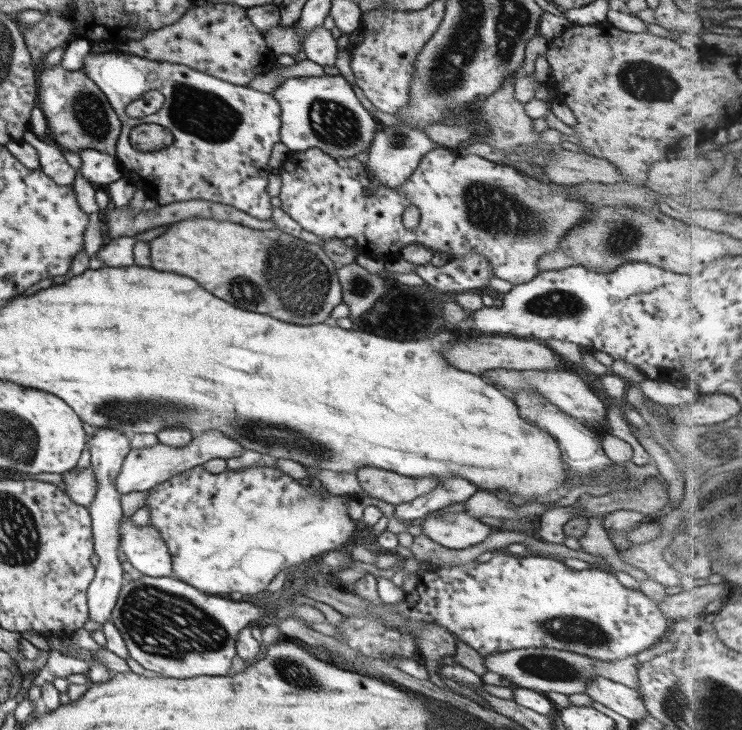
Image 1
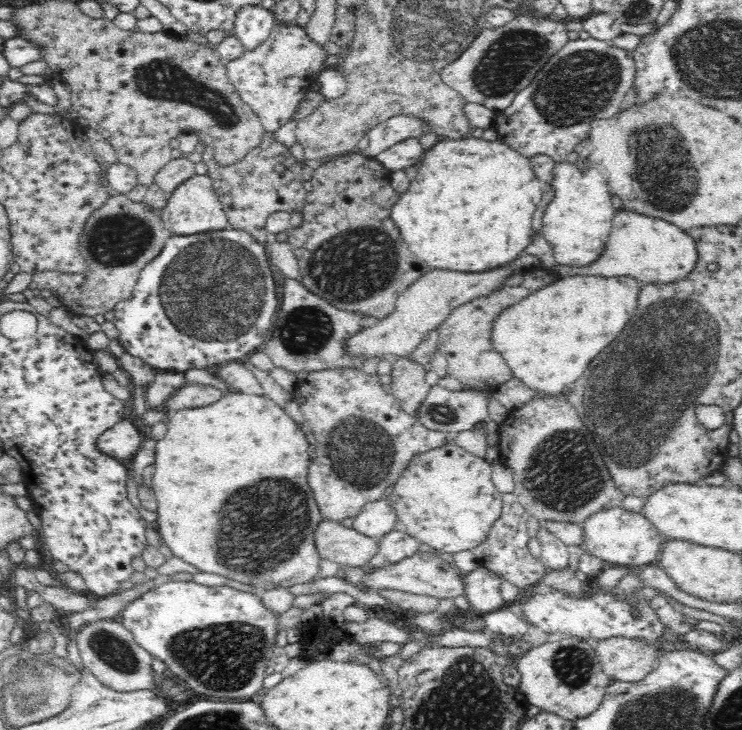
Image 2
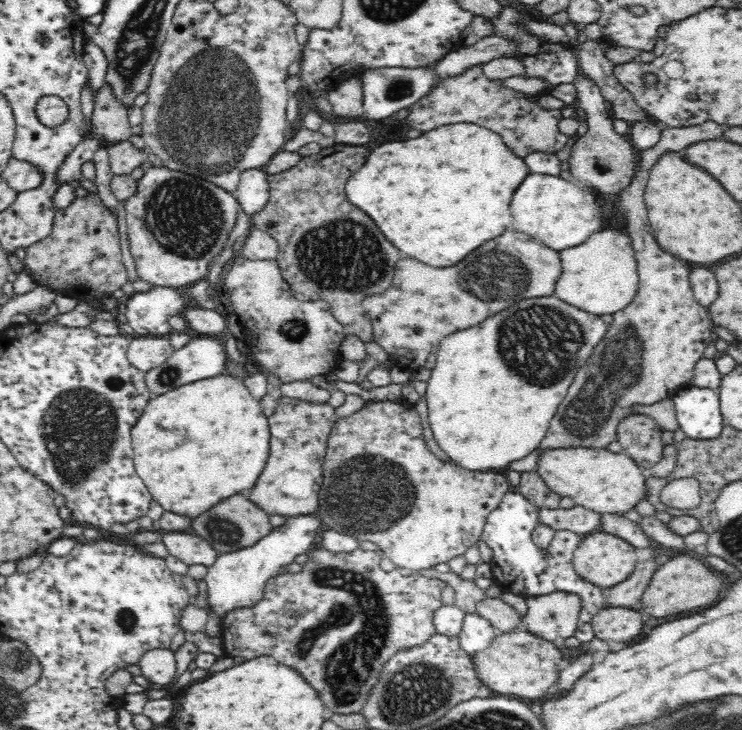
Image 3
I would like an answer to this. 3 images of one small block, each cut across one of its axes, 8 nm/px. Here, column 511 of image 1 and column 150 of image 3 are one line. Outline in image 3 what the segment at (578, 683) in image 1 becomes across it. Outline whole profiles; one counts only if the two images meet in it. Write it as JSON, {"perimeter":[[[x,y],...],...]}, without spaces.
{"perimeter":[[[154,649],[142,654],[138,664],[141,675],[152,686],[162,686],[173,683],[176,678],[177,662],[175,652],[171,649]]]}

